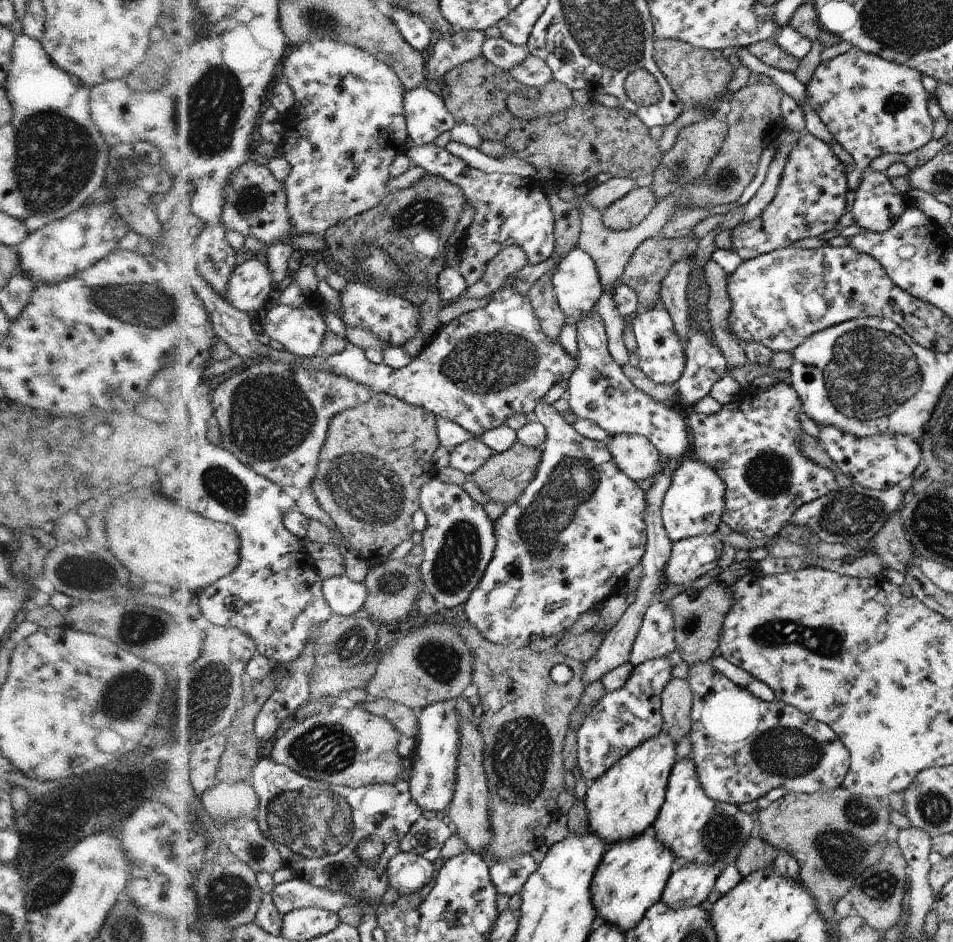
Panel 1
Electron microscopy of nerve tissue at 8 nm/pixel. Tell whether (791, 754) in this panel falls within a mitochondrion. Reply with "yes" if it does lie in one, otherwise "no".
yes

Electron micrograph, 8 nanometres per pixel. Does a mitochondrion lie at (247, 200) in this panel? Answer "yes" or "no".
yes

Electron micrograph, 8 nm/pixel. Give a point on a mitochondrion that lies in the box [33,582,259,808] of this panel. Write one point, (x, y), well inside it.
(198, 696)

